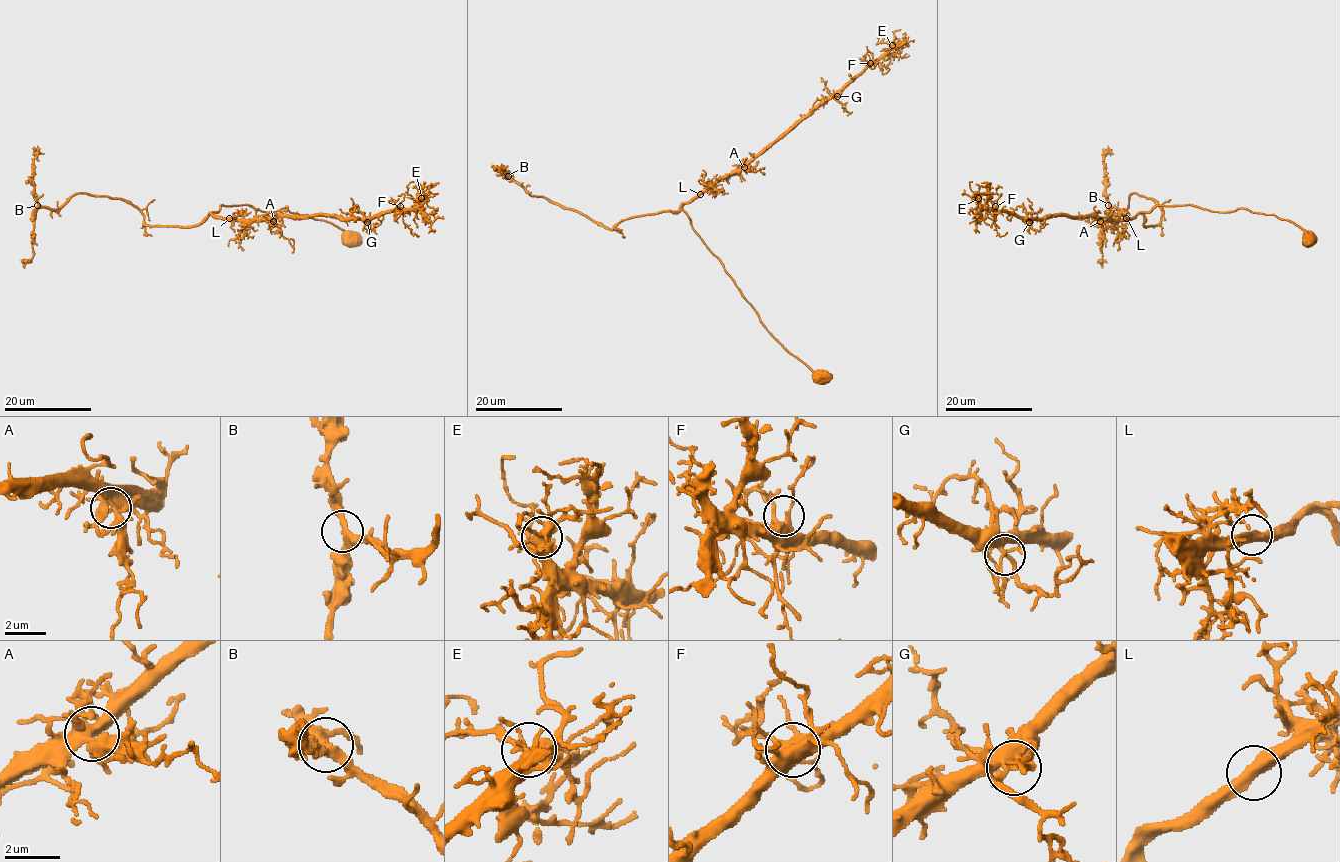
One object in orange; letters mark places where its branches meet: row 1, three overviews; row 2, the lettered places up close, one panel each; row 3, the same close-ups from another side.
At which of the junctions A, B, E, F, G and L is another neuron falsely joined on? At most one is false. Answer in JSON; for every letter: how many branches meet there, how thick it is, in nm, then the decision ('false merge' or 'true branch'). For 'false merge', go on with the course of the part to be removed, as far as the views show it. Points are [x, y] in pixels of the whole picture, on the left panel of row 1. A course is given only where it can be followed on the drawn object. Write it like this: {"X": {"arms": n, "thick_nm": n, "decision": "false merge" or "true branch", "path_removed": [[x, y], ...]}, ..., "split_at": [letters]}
{"A": {"arms": 7, "thick_nm": 480, "decision": "true branch"}, "B": {"arms": 3, "thick_nm": 300, "decision": "true branch"}, "E": {"arms": 6, "thick_nm": 400, "decision": "true branch"}, "F": {"arms": 4, "thick_nm": 320, "decision": "true branch"}, "G": {"arms": 3, "thick_nm": 280, "decision": "true branch"}, "L": {"arms": 2, "thick_nm": 480, "decision": "true branch"}, "split_at": []}

